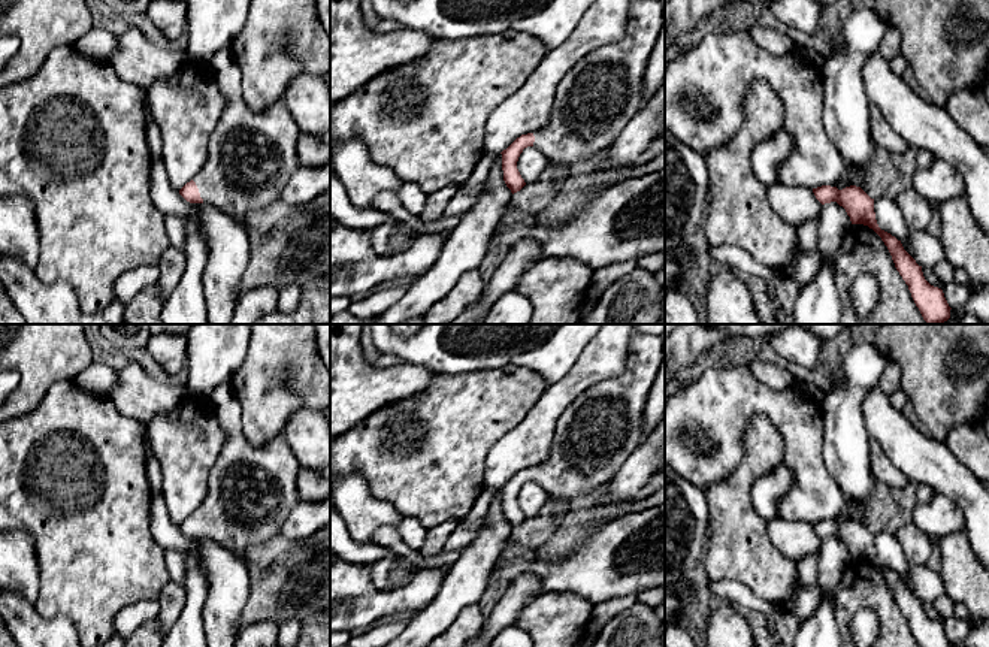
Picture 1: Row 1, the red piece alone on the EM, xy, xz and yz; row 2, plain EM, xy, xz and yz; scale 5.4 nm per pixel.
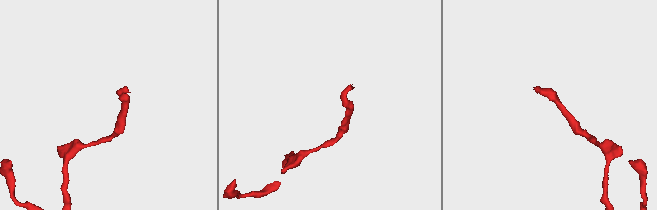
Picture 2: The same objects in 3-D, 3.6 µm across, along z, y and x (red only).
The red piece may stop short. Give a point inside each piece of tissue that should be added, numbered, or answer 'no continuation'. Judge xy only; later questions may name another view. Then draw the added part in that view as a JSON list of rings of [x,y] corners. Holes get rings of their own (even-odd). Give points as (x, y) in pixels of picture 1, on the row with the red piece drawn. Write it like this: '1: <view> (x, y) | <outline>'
1: xy (251, 156) | [[[230,48],[217,51],[208,66],[227,106],[209,137],[208,158],[193,181],[203,203],[233,218],[247,218],[249,212],[266,209],[281,199],[284,187],[300,167],[297,139],[302,131],[282,100],[260,112],[247,106],[242,99],[242,72]]]

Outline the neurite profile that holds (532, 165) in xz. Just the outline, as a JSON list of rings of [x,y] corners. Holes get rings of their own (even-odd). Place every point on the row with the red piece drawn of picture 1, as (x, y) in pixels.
[[[533,146],[524,148],[517,161],[517,169],[526,184],[542,179],[550,166],[548,158]]]

